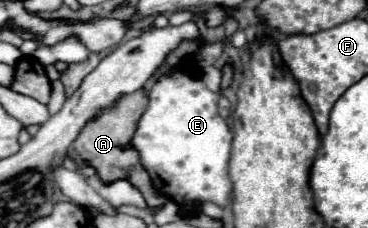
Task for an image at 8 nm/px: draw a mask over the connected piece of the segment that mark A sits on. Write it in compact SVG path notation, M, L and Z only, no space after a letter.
M149 86L137 90L129 96L123 96L113 108L109 108L109 112L103 112L97 120L93 120L93 124L87 124L83 128L81 136L73 142L73 148L77 150L77 154L81 156L81 160L85 164L95 168L101 182L111 184L115 180L129 180L143 194L143 198L147 200L147 206L157 210L167 202L167 198L161 196L159 192L155 192L151 178L139 160L139 152L131 146L131 138L137 130L139 118L143 116L143 112L147 108L147 100L149 100Z

